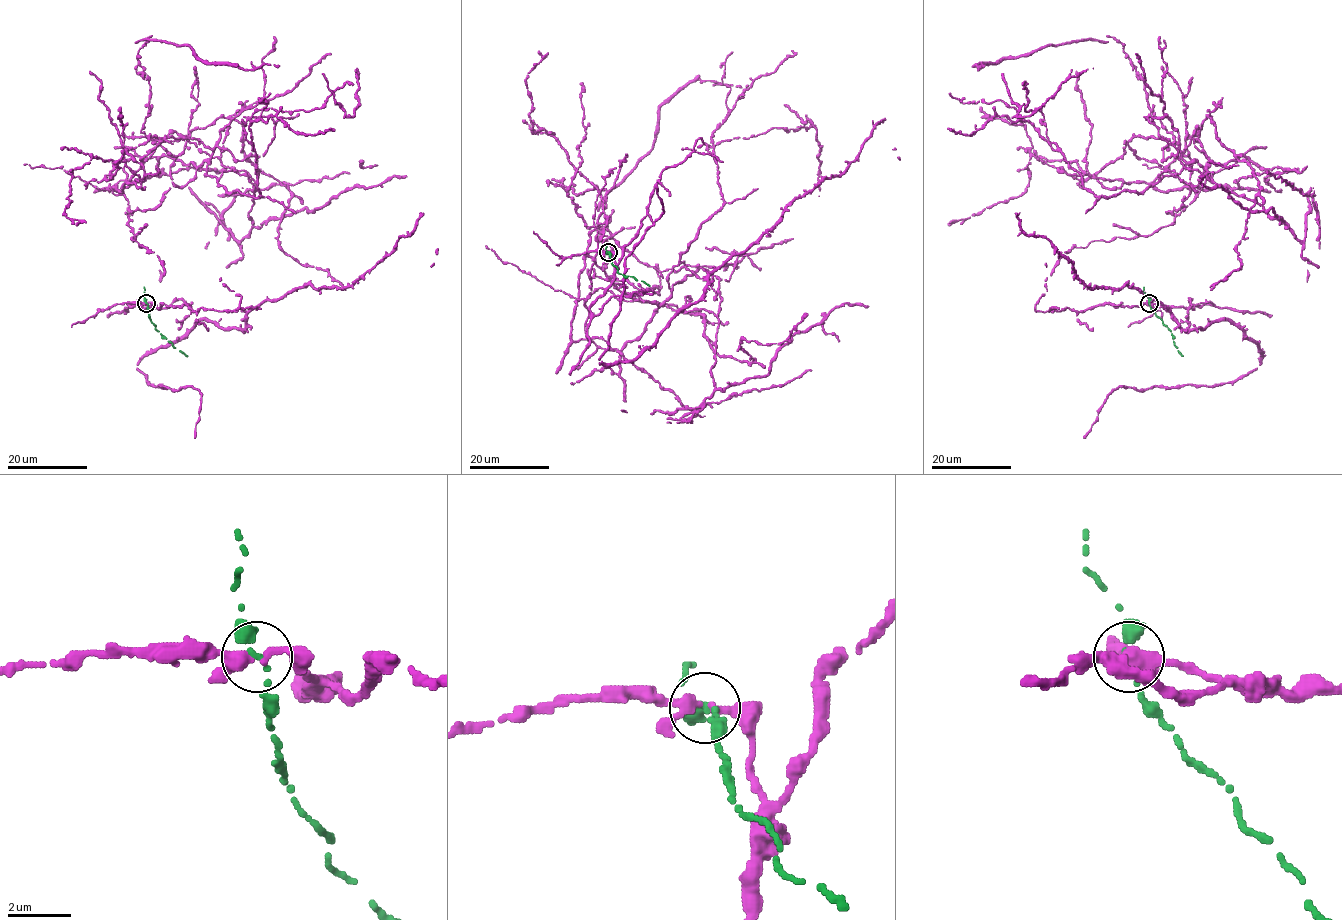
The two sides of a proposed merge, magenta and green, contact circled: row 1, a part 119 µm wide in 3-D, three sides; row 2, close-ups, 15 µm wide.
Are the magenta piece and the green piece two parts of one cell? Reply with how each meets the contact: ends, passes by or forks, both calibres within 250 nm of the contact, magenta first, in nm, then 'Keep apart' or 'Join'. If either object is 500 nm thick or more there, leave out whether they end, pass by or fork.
At the ring magenta forks. At the ring green ends. Thickness 260 nm (magenta) against 280 nm. Keep apart

